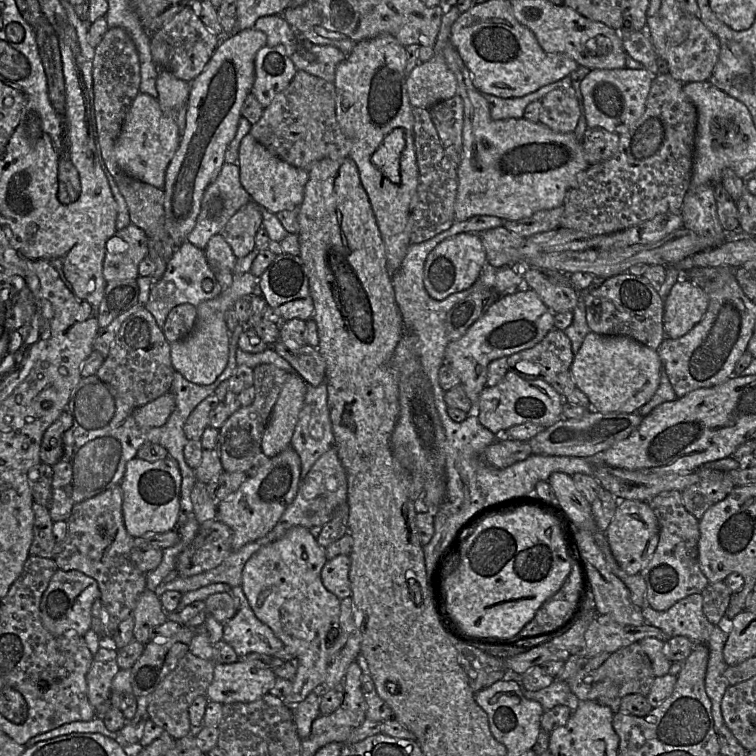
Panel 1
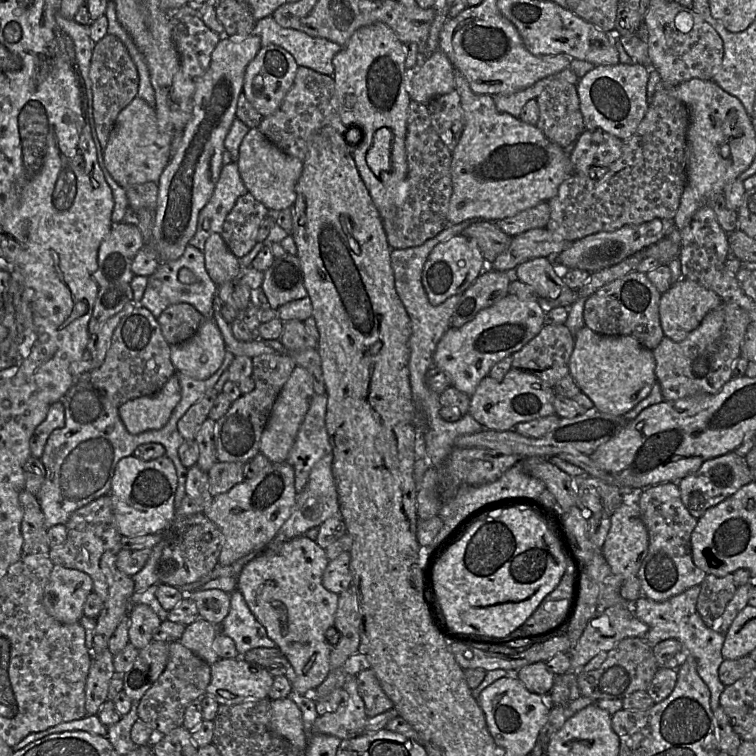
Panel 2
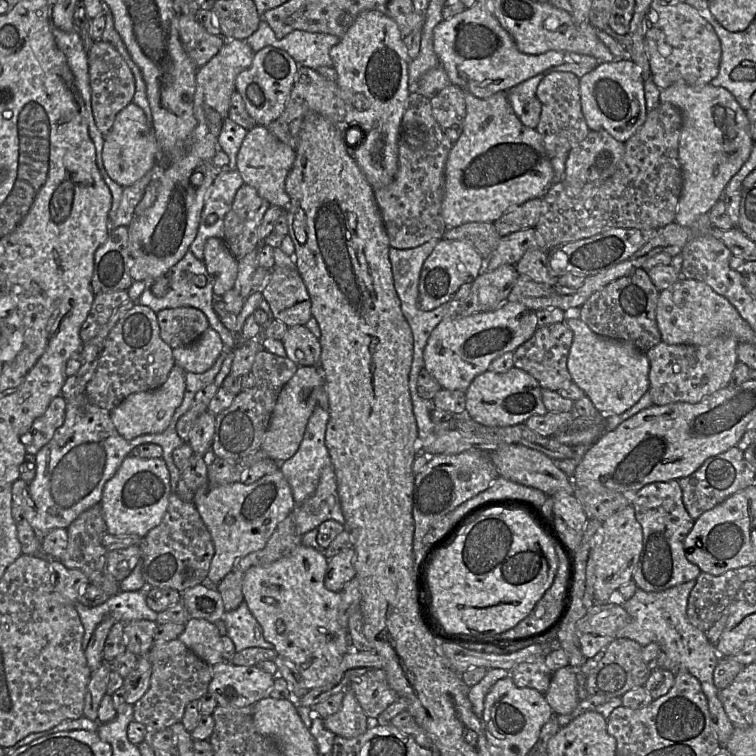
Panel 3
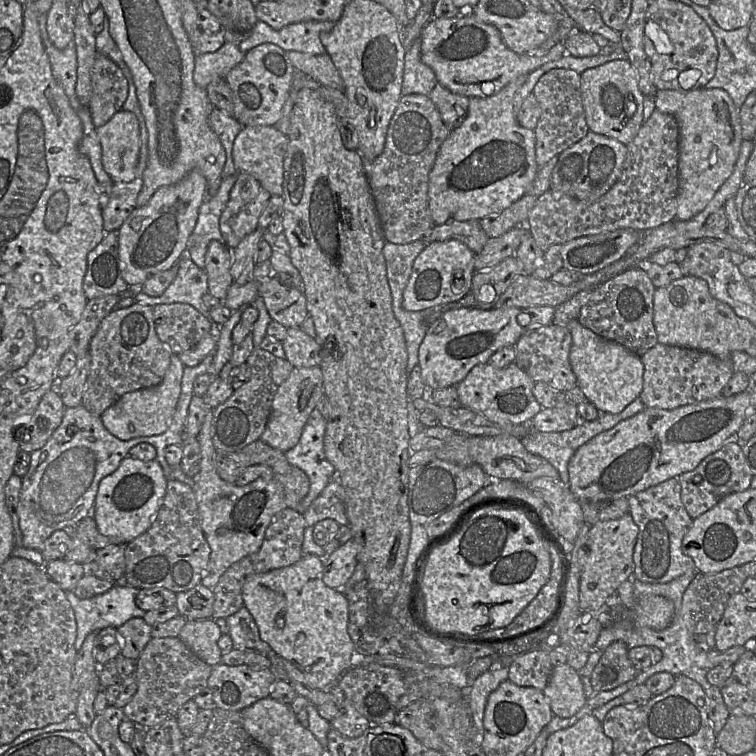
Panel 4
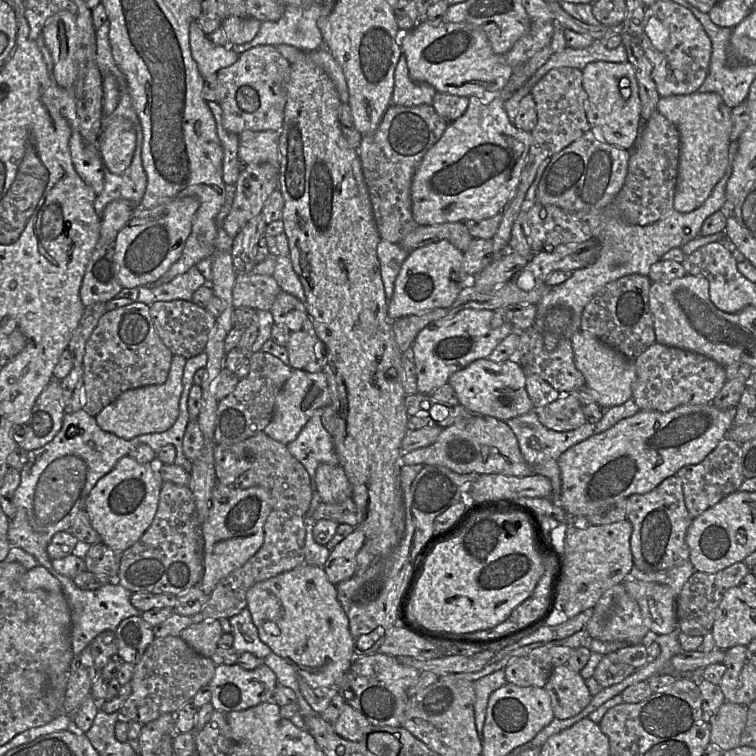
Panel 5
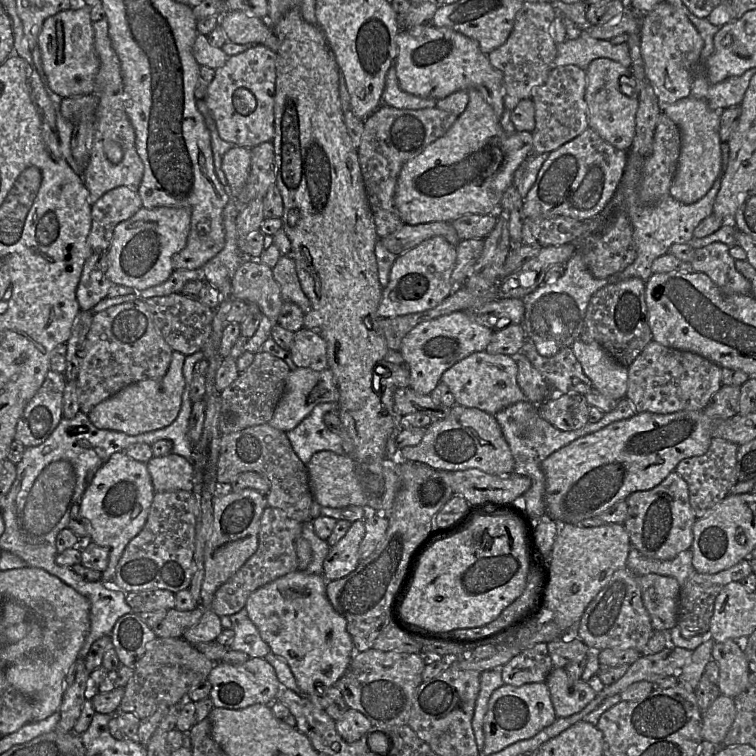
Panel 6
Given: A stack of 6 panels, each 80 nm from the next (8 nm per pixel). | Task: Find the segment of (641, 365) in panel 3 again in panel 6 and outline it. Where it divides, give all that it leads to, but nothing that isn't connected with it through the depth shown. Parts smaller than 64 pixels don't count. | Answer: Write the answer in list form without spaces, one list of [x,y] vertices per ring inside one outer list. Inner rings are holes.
[[[578,338],[572,344],[572,350],[594,389],[616,401],[626,398],[627,367],[618,363],[597,343],[585,343]]]

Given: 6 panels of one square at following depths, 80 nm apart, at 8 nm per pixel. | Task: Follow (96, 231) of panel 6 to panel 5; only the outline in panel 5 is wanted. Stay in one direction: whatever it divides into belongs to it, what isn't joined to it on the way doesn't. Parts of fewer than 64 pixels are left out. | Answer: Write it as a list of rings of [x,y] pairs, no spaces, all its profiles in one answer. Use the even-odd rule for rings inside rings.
[[[118,199],[108,203],[100,216],[99,245],[113,245],[118,232],[132,218],[134,210],[127,200]]]

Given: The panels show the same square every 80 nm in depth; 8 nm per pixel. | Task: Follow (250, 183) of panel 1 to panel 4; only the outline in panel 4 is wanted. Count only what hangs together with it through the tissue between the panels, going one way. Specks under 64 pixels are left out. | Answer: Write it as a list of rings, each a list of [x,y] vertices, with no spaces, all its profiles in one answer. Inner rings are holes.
[[[274,126],[243,127],[233,145],[233,161],[238,173],[253,176],[271,196],[283,196],[284,159],[288,137]]]

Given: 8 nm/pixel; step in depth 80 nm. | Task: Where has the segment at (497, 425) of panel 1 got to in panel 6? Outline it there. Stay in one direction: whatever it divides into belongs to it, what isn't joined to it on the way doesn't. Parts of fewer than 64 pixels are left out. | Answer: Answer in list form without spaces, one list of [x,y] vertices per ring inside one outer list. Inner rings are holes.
[[[480,351],[470,354],[447,369],[440,382],[448,386],[456,404],[478,408],[495,415],[504,408],[526,399],[518,384],[517,374],[518,366],[512,356]]]

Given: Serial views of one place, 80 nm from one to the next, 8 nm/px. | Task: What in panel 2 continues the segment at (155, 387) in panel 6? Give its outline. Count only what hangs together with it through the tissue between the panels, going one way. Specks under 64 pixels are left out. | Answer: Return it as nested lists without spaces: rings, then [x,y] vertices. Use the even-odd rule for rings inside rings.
[[[174,374],[157,393],[129,400],[118,412],[127,431],[137,435],[164,427],[180,399],[181,386]]]

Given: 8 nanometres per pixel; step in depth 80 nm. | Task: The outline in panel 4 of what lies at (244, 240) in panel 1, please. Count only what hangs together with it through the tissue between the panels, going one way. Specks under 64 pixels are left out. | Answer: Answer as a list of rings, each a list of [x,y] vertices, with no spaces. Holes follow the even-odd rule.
[[[247,173],[237,174],[237,181],[220,217],[223,241],[229,248],[235,249],[246,236],[259,228],[259,218],[270,199],[271,194],[257,179]]]

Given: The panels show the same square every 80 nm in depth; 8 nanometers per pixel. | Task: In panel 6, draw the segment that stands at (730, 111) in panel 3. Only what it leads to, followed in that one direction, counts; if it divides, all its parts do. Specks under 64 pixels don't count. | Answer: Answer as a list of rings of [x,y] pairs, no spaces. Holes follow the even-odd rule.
[[[691,97],[662,105],[661,111],[678,126],[681,132],[680,154],[670,195],[683,204],[695,203],[710,190],[721,170],[720,111],[711,109],[704,100]]]

